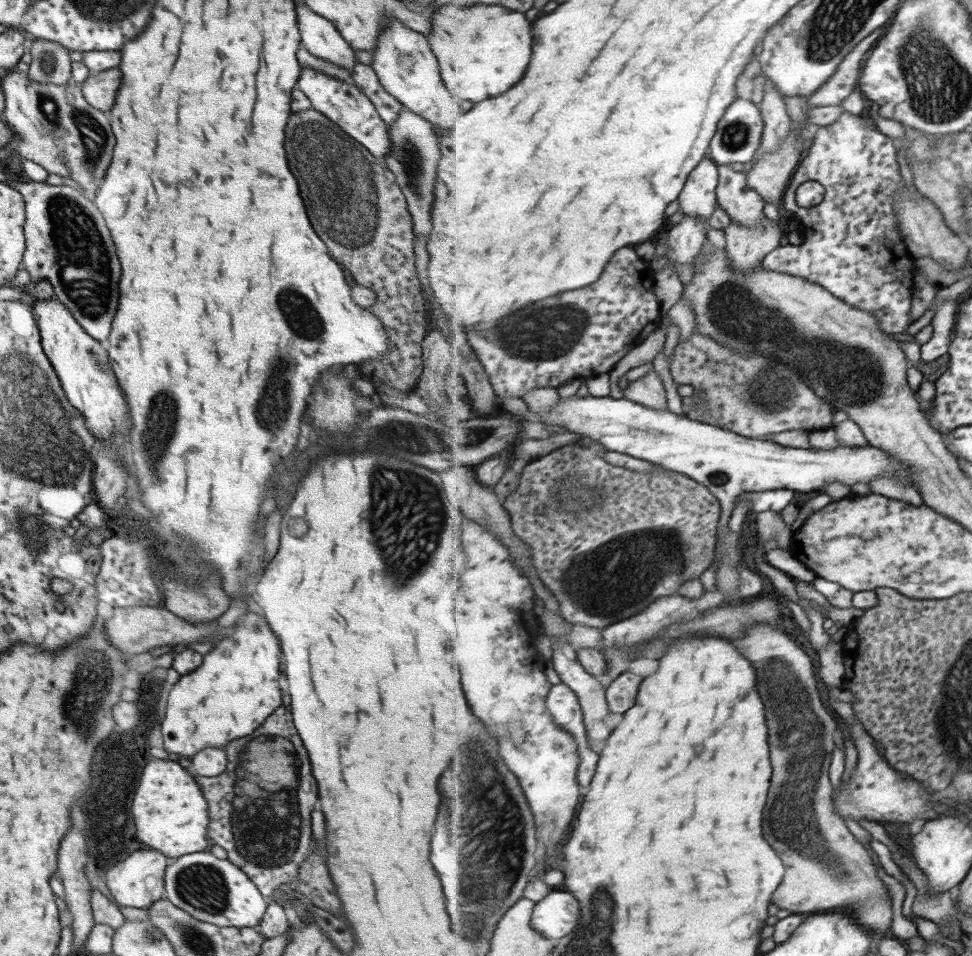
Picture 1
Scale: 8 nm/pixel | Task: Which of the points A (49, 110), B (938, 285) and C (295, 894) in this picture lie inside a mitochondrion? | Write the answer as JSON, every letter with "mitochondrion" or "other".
{"A":"mitochondrion","B":"other","C":"other"}

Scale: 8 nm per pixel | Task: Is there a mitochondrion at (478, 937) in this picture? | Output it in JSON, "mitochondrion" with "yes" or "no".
{"mitochondrion":"yes"}

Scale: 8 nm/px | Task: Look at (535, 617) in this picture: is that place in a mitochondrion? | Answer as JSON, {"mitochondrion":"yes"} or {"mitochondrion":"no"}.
{"mitochondrion":"no"}

